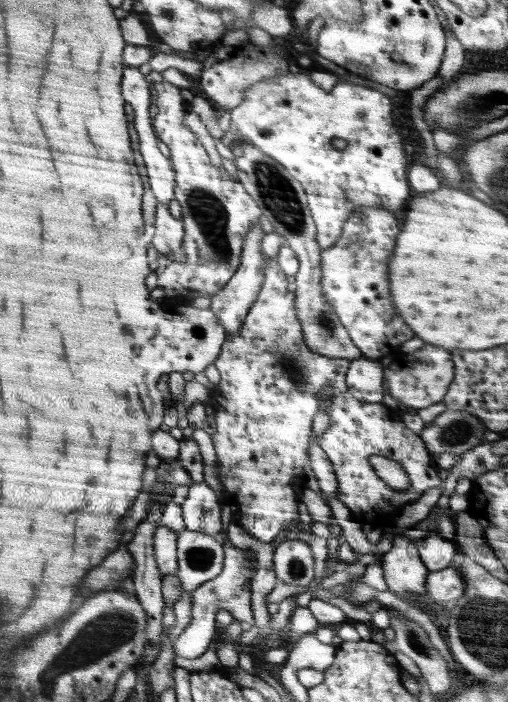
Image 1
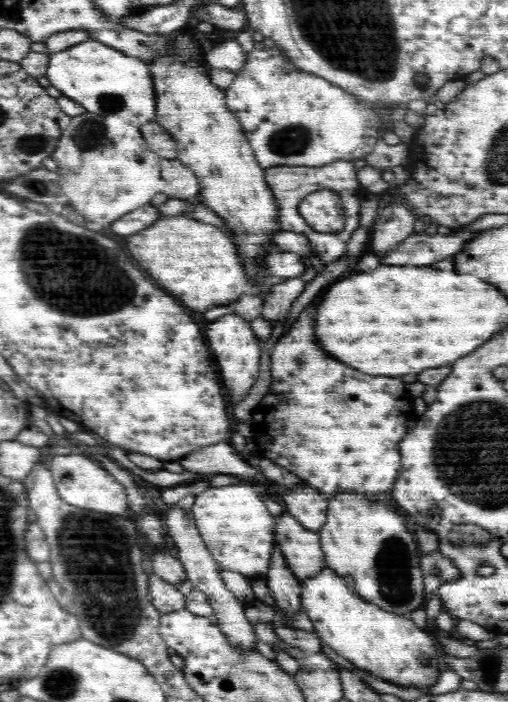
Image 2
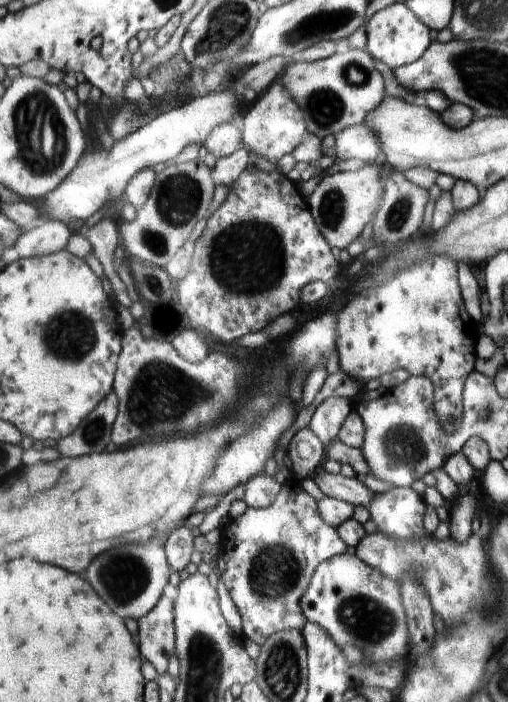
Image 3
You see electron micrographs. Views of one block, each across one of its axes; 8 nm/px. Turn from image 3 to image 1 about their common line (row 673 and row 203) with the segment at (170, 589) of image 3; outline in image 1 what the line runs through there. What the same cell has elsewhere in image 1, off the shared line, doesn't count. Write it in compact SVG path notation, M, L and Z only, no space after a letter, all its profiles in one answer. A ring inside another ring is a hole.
M159 202L157 204L157 216L155 216L155 226L151 230L151 234L155 236L153 240L153 254L161 254L161 256L169 256L173 260L187 262L187 254L185 254L185 220L183 218L175 218L169 212L169 206Z

